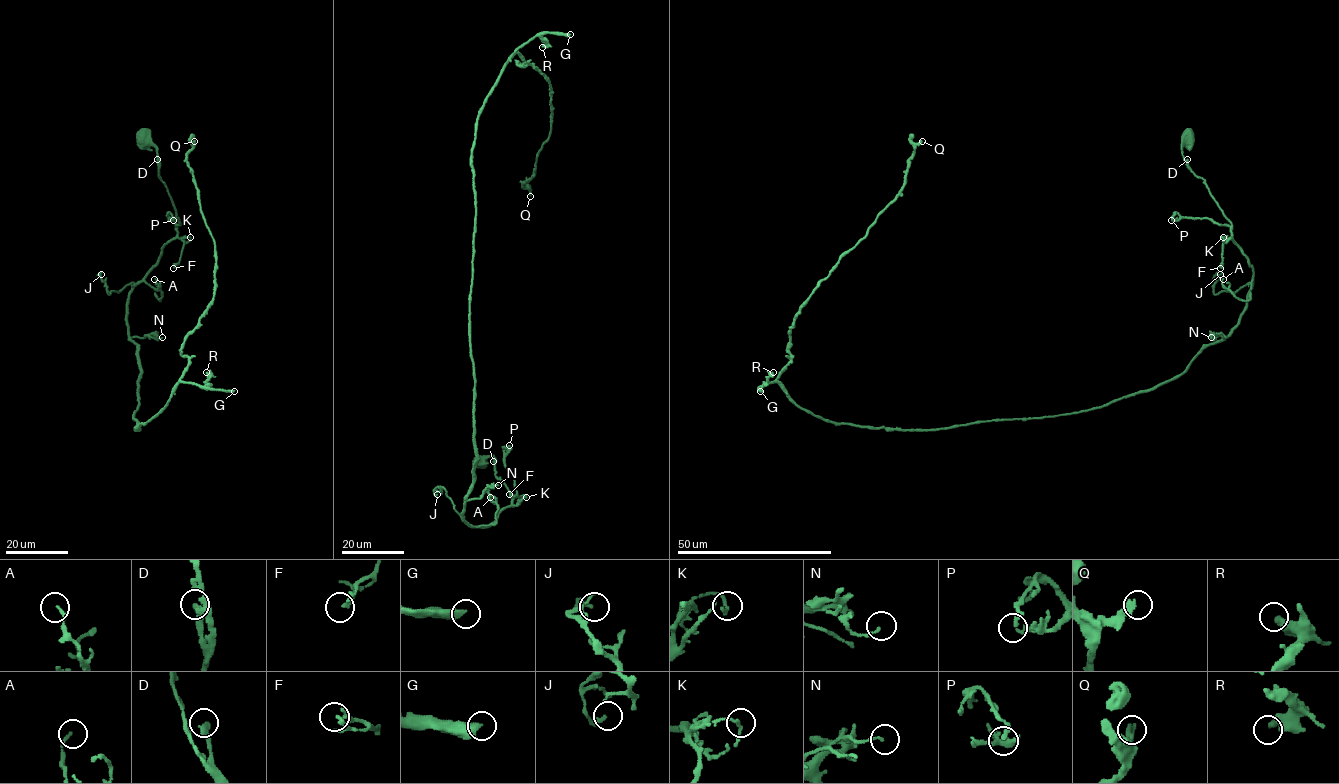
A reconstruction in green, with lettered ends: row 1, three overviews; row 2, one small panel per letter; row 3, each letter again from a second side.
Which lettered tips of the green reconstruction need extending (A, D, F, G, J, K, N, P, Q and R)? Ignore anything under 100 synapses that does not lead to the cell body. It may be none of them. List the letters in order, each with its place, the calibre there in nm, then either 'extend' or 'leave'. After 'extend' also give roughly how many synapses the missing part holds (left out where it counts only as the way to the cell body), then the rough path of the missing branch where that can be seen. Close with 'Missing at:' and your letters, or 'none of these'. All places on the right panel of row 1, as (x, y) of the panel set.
A: place (1223, 279); calibre 150 nm; leave
D: place (1187, 159); calibre 280 nm; leave
F: place (1220, 268); calibre 180 nm; leave
G: place (760, 391); calibre 440 nm; extend; 350 synapses; course (760, 391), (781, 392), (794, 400), (804, 396), (824, 398), (846, 374), (837, 354), (853, 364), (848, 365)
J: place (1220, 274); calibre 220 nm; leave
K: place (1223, 237); calibre 130 nm; leave
N: place (1211, 337); calibre 120 nm; leave
P: place (1171, 220); calibre 170 nm; leave
Q: place (922, 141); calibre 320 nm; leave
R: place (773, 372); calibre 380 nm; leave
Missing at: G

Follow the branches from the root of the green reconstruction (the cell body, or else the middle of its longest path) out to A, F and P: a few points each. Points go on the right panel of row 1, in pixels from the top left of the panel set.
A: (1188, 137), (1184, 161), (1231, 224), (1231, 238), (1253, 272), (1251, 298), (1238, 299), (1223, 279)
F: (1188, 137), (1181, 149), (1184, 162), (1205, 181), (1231, 224), (1231, 237), (1223, 244), (1220, 268)
P: (1188, 137), (1181, 149), (1184, 161), (1205, 181), (1231, 225), (1206, 218), (1181, 217), (1176, 211), (1171, 220)

